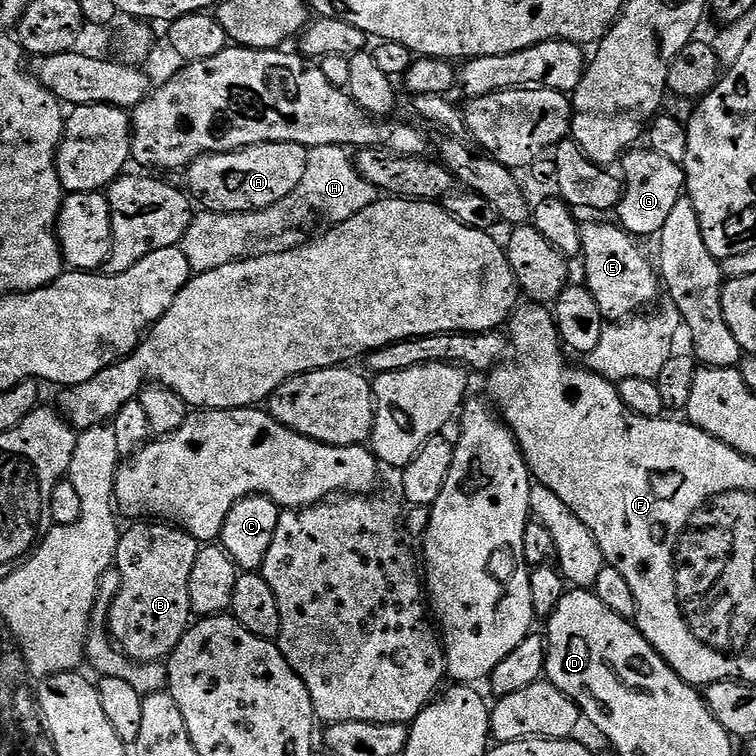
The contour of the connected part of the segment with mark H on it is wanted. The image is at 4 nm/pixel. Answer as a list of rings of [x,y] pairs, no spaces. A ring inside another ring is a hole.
[[[333,144],[314,146],[308,149],[306,175],[293,192],[282,198],[282,202],[274,202],[274,206],[266,206],[257,212],[197,211],[193,215],[190,230],[186,230],[178,247],[182,254],[186,254],[186,262],[190,262],[193,273],[218,270],[218,266],[245,259],[259,249],[256,247],[263,240],[272,240],[298,227],[315,212],[321,212],[332,224],[341,224],[346,222],[346,218],[354,218],[354,214],[366,210],[366,206],[377,199],[376,185],[366,182],[366,178],[358,174],[353,153],[348,148]]]

